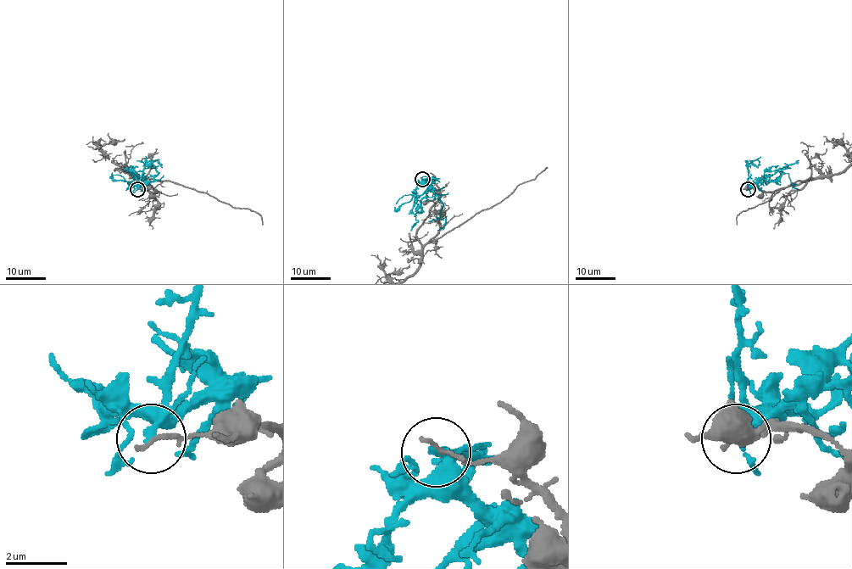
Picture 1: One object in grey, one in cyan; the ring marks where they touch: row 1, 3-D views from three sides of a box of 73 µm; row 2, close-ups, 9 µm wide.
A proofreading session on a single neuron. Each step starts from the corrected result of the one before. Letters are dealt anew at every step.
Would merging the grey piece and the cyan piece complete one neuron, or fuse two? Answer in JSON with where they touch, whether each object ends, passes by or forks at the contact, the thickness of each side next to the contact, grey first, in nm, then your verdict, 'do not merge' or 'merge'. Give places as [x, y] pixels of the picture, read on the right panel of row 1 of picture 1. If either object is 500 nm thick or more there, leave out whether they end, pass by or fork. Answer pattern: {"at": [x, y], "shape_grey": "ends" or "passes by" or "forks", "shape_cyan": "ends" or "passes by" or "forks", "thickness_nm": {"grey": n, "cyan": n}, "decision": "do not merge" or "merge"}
{"at": [748, 189], "shape_grey": "ends", "shape_cyan": "passes by", "thickness_nm": {"grey": 140, "cyan": 200}, "decision": "do not merge"}

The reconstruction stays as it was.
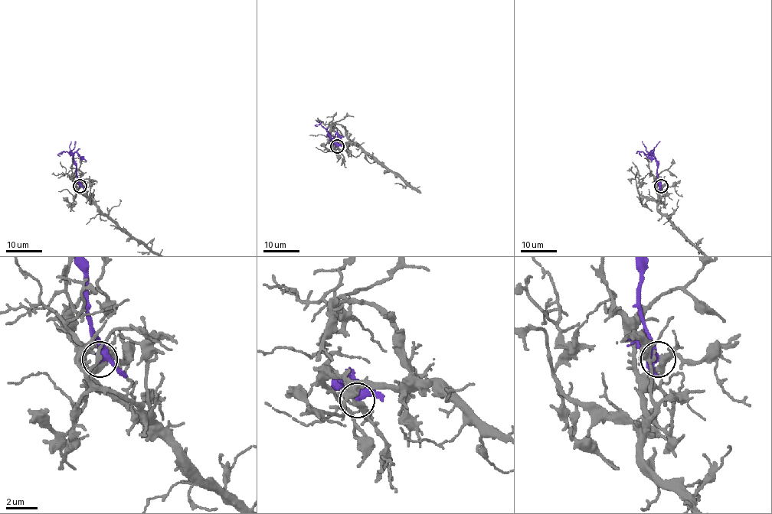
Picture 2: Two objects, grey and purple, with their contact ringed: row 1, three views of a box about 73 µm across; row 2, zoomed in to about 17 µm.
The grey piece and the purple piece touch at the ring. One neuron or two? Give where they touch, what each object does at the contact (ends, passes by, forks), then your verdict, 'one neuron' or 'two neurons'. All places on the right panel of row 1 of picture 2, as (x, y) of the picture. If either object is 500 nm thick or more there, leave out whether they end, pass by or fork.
at (661, 186); grey forks there; purple passes by; two neurons

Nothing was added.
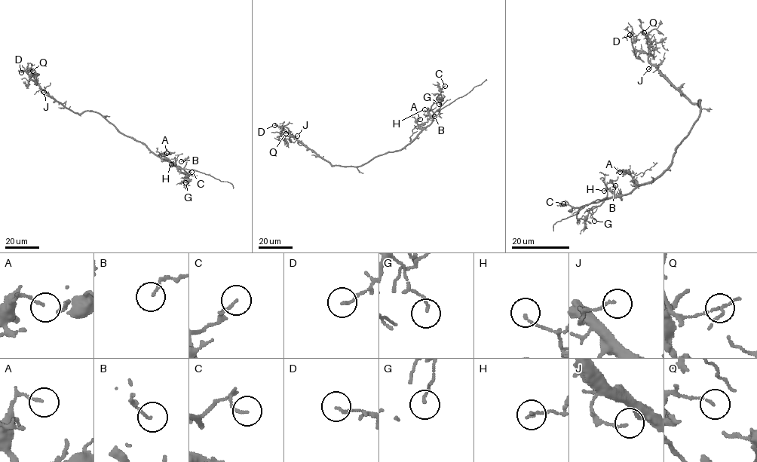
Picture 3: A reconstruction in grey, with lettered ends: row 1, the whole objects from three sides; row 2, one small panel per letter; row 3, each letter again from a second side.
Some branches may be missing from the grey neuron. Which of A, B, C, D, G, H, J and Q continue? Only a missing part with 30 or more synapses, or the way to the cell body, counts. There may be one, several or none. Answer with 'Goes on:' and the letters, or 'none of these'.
Goes on: A

